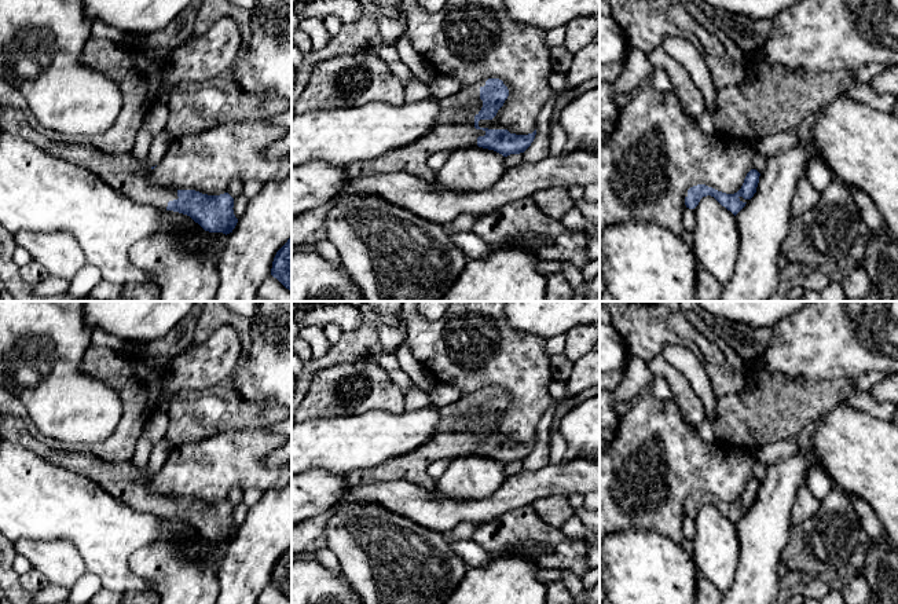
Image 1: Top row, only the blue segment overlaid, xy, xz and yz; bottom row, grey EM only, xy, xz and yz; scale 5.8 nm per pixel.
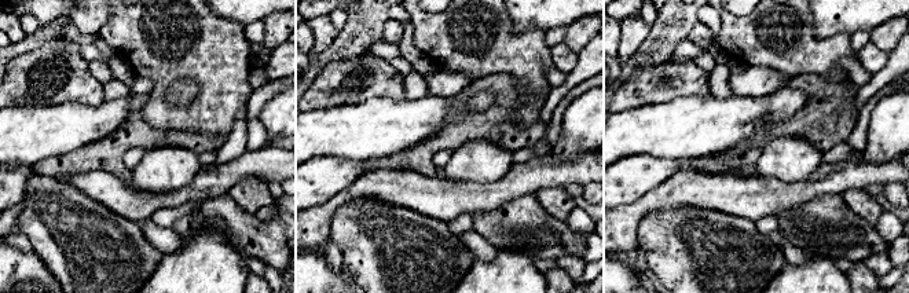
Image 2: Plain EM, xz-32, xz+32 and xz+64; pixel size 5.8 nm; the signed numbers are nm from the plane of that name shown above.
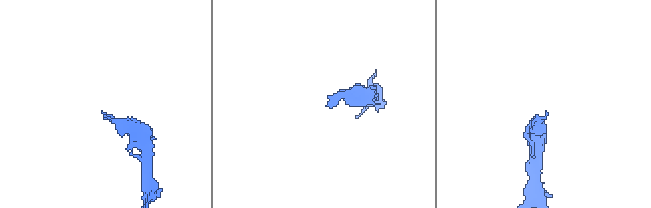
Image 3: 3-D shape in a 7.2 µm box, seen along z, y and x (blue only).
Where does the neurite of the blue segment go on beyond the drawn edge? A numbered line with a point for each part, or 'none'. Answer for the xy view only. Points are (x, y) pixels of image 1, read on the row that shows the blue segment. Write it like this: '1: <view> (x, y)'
1: xy (127, 175)

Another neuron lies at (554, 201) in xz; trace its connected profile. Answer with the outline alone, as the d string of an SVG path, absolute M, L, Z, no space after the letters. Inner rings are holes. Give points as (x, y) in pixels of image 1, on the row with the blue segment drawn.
M558 186L535 191L531 198L543 213L560 222L562 216L576 205L568 194L567 187Z

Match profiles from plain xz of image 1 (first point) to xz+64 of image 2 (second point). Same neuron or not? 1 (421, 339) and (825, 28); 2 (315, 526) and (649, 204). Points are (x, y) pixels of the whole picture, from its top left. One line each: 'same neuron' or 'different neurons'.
1: different neurons
2: same neuron

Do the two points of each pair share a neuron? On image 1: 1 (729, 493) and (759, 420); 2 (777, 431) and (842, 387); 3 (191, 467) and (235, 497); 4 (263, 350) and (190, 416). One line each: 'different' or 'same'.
1: different
2: same
3: different
4: different

